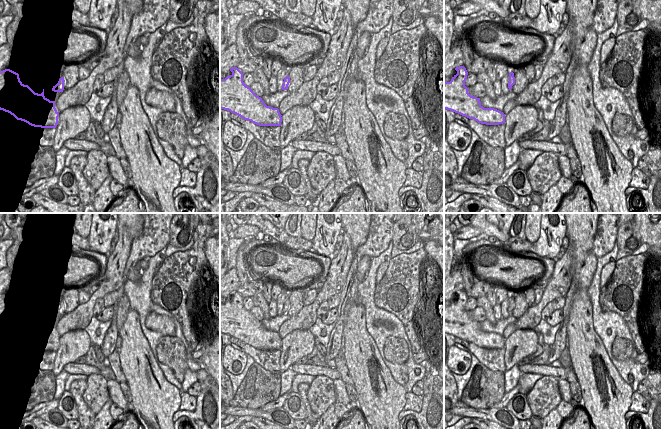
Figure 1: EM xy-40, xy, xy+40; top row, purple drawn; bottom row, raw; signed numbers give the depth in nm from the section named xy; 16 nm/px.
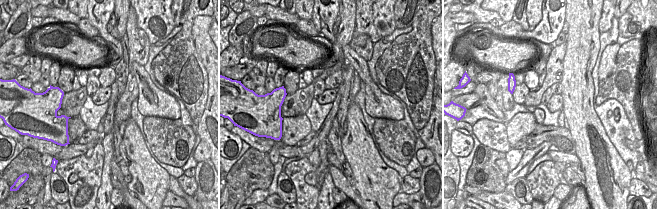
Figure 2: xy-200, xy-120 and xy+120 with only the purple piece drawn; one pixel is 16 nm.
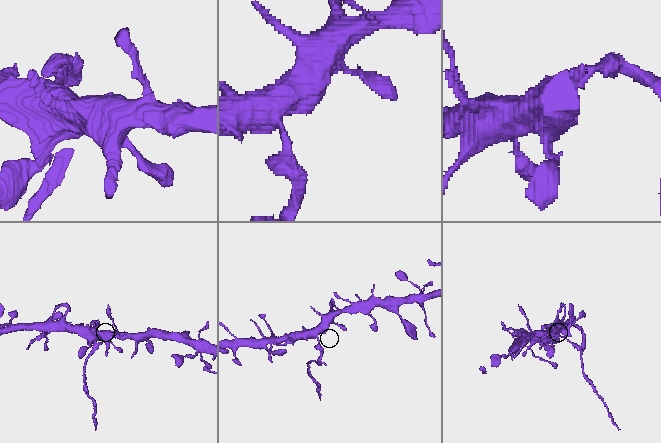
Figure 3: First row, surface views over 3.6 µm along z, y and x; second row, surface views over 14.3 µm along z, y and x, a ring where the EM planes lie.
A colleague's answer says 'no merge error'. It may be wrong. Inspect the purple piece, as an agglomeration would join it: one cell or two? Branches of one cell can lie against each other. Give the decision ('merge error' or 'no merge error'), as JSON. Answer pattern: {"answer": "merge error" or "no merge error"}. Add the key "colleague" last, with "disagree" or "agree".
{"answer": "merge error", "colleague": "disagree"}

